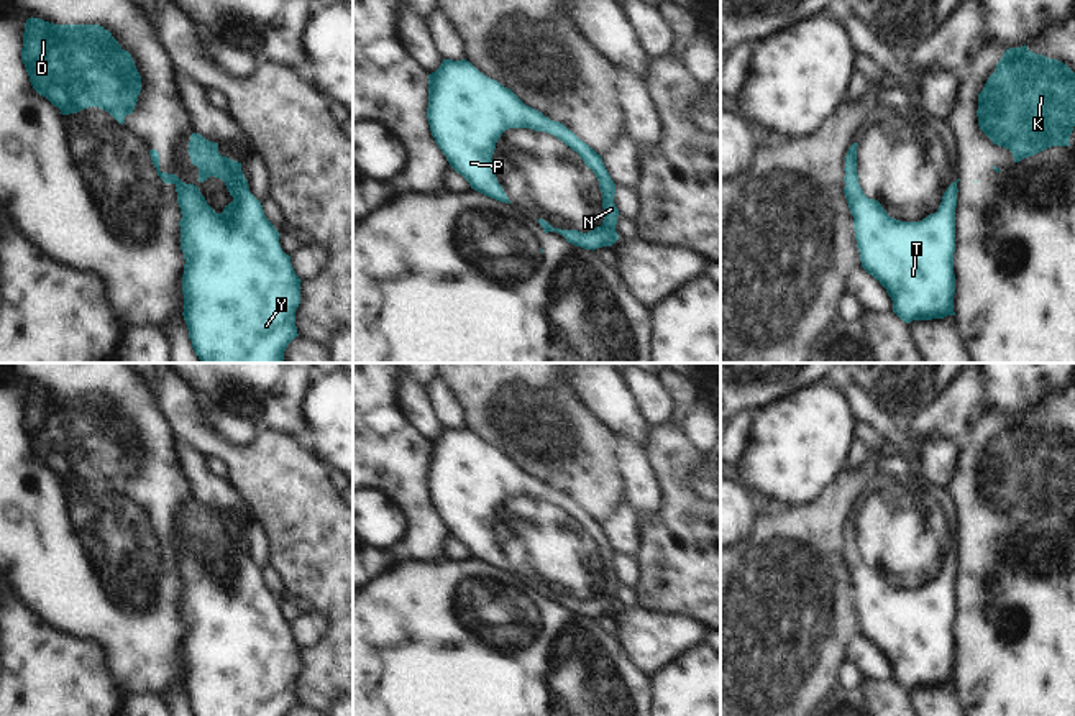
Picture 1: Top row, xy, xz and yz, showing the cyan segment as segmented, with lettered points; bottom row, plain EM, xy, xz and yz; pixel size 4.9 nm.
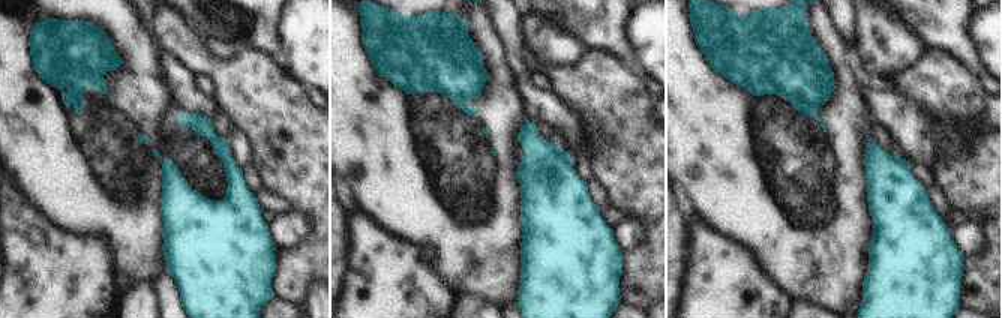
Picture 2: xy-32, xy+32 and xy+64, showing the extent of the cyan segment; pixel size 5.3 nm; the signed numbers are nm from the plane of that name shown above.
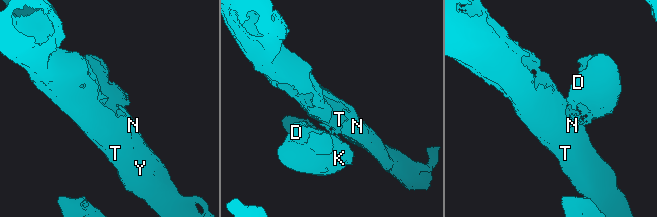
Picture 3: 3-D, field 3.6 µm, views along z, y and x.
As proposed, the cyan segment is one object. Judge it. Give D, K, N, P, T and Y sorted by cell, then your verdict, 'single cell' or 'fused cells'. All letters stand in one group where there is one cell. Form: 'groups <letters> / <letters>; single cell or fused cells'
groups D K / N P T Y; fused cells

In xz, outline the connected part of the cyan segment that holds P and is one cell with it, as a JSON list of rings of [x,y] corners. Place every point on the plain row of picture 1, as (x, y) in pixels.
[[[443,427],[441,434],[428,442],[427,486],[432,504],[450,534],[469,550],[471,557],[505,571],[510,568],[492,535],[501,503],[509,496],[530,496],[556,504],[596,542],[602,560],[604,588],[588,601],[553,596],[543,586],[537,590],[584,617],[612,614],[619,608],[615,552],[601,522],[563,491],[525,473],[510,457],[479,440],[469,429]]]

